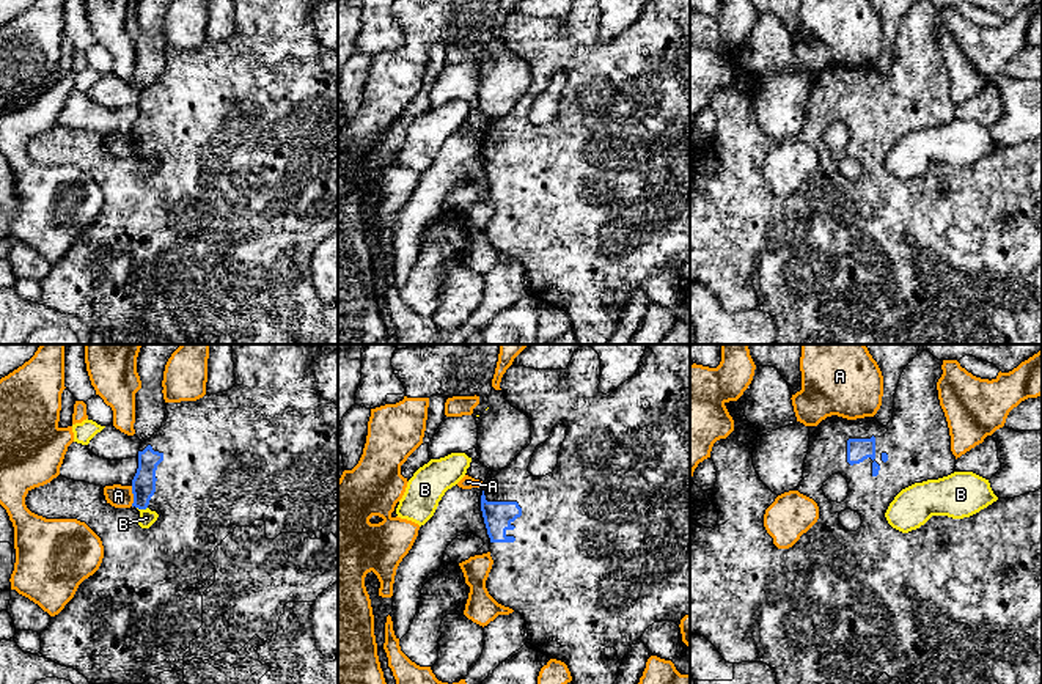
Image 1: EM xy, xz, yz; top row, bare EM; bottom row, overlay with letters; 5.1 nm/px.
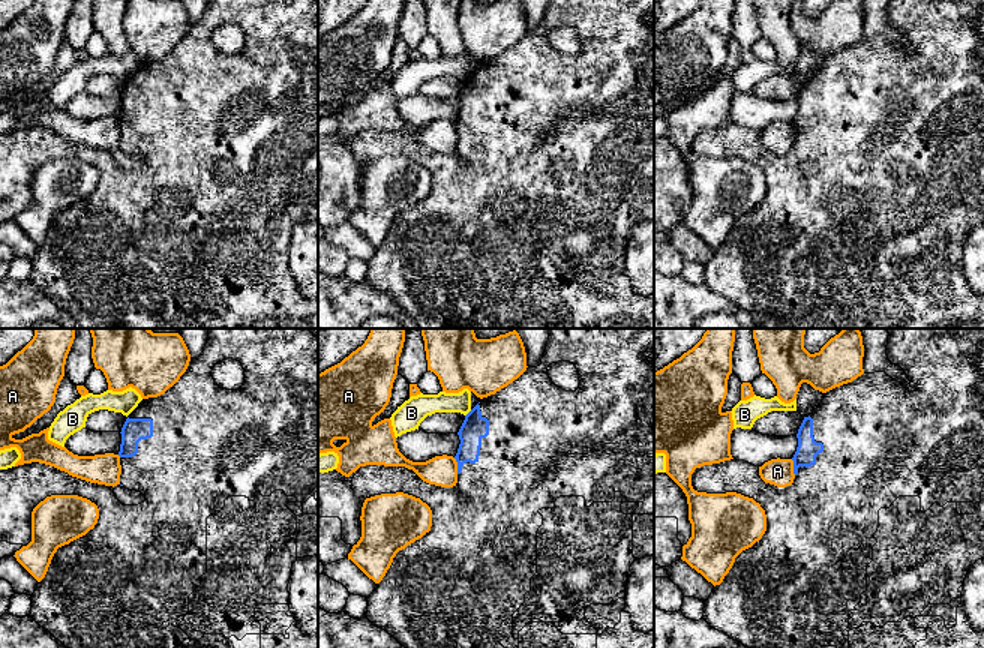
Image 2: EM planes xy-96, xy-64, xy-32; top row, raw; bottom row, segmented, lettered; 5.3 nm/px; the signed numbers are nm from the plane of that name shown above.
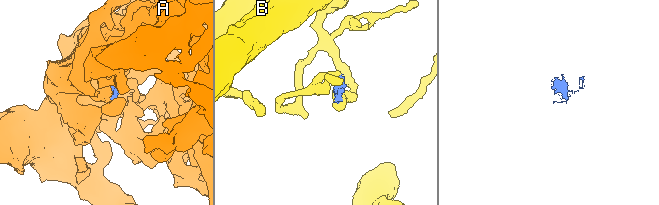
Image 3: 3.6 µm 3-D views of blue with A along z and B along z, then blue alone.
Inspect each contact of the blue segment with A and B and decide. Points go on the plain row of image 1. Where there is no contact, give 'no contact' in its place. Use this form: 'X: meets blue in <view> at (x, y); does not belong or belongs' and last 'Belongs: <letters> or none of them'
A: meets blue in xy at (134, 143); does not belong
B: meets blue in xy at (142, 156); does not belong
Belongs: none of them

